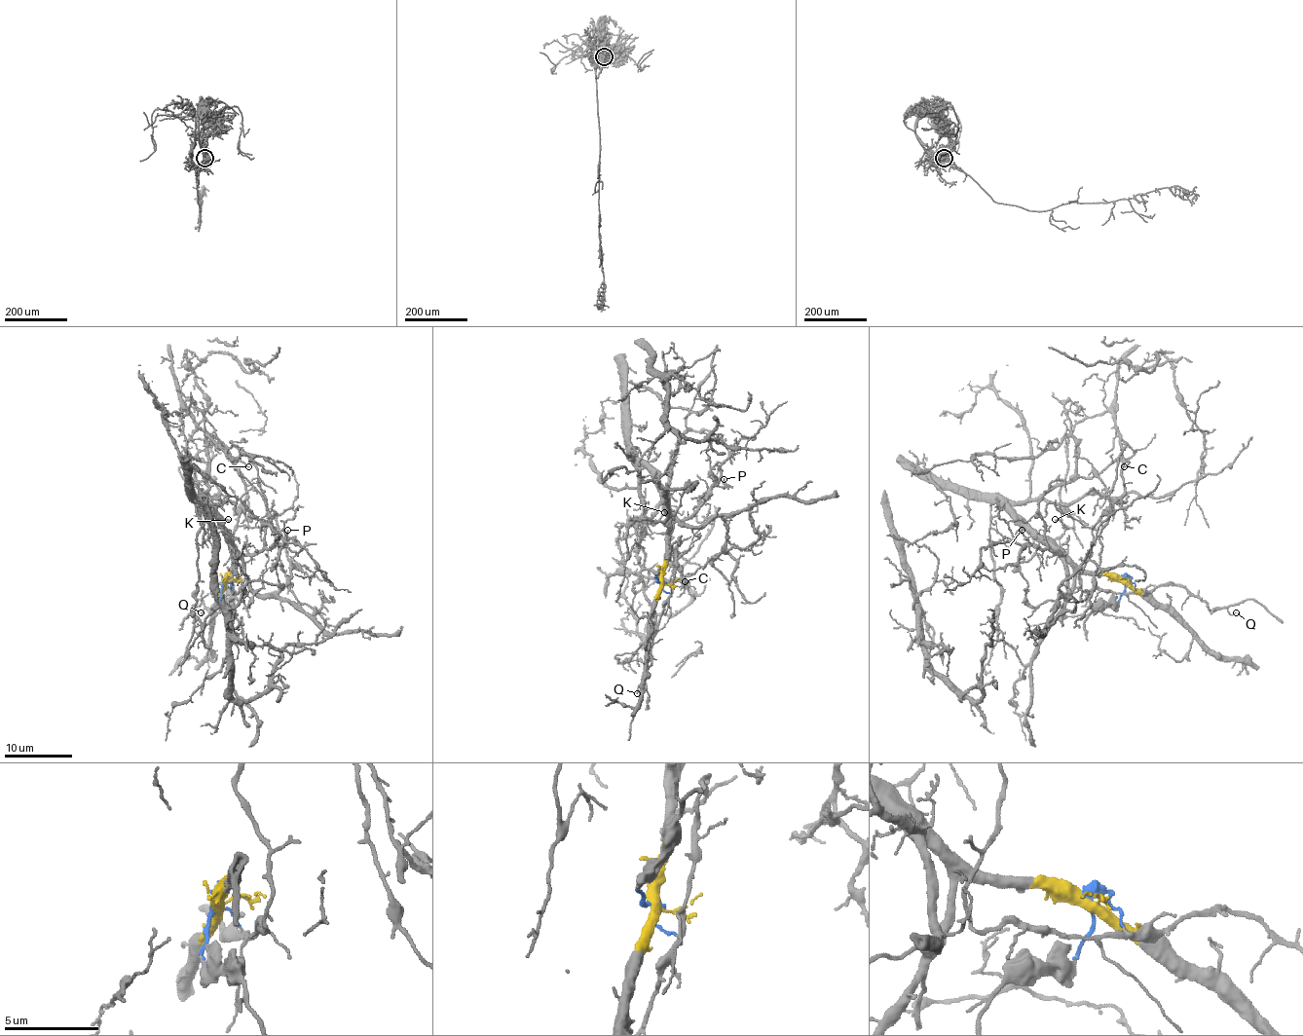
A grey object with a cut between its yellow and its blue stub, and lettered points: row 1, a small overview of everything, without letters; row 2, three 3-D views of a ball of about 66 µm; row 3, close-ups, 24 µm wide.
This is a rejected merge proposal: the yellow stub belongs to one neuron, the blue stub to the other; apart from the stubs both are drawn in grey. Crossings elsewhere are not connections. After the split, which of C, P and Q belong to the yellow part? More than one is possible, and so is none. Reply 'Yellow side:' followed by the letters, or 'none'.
Yellow side: P

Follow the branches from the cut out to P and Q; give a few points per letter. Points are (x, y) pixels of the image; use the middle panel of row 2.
P: (660, 580), (665, 534), (677, 521), (686, 520), (713, 486), (725, 486), (725, 479)
Q: (660, 580), (661, 587), (670, 594), (653, 642), (651, 664), (636, 693)

